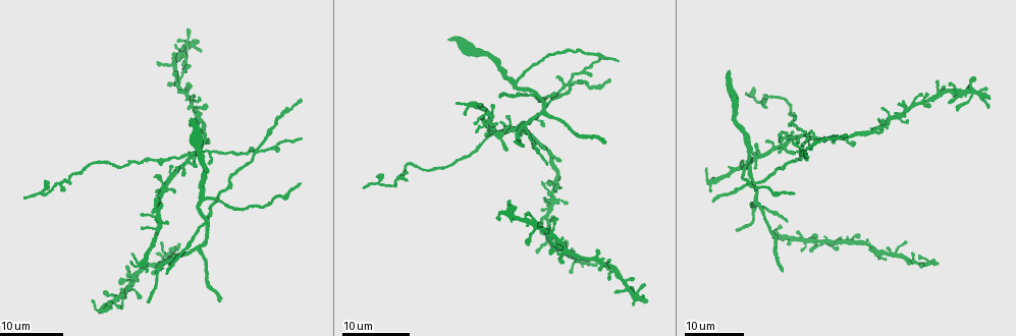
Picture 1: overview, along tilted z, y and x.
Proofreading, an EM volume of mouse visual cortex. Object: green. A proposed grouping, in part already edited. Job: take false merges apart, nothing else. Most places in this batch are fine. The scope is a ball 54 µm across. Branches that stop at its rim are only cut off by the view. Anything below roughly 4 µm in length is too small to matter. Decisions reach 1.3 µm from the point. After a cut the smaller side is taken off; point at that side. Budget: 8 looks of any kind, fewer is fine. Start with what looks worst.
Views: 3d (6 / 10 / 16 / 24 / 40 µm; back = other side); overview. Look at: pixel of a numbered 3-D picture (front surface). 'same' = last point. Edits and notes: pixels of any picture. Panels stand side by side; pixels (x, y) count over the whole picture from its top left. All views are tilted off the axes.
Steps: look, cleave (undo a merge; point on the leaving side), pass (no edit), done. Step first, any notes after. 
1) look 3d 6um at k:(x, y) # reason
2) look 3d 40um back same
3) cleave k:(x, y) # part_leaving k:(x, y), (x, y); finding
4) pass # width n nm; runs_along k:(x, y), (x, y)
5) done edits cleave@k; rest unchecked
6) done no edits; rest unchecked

look 3d 16um at 1:(567, 82) # looks like a crossing

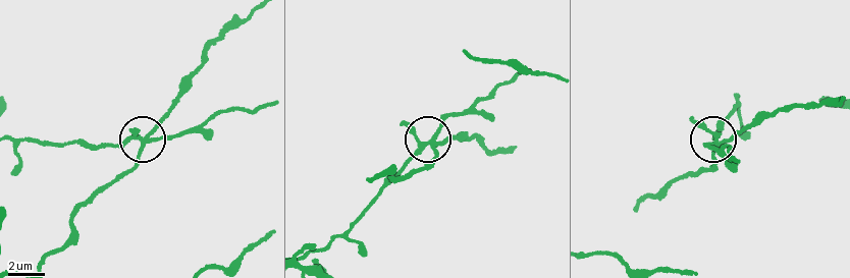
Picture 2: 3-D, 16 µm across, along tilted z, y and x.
look 3d 10um at 2:(433, 140)

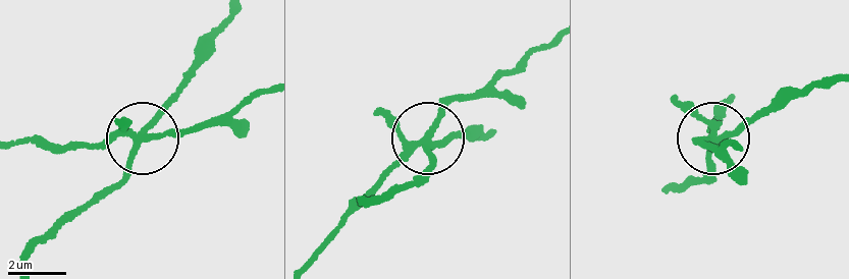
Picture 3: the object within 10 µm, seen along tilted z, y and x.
cleave 3:(128, 119) # arms 5; part_leaving 3:(136, 142), (114, 135), (64, 149), (16, 144); a second neuron is stuck on

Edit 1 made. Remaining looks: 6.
look 3d 16um at 1:(174, 257) # three arms meet

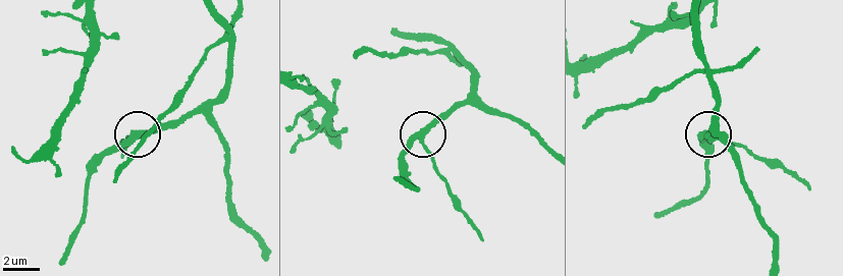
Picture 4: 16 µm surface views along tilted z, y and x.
look 3d 10um at 4:(133, 133)

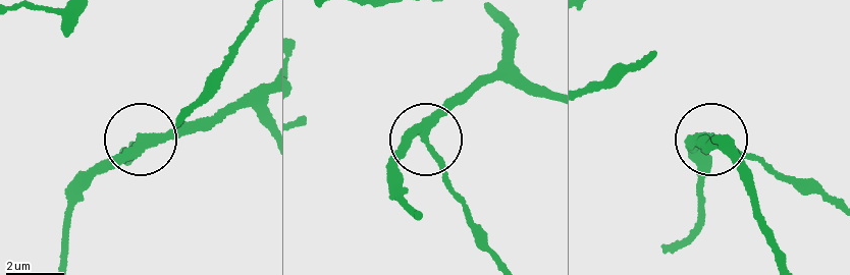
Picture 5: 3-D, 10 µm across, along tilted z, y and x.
pass # arms 3; runs_along 5:(494, 16), (505, 49), (444, 100), (428, 143), (470, 214); continuous, no second neuron

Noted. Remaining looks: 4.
look 3d 16um at 1:(206, 224) # four arms meet

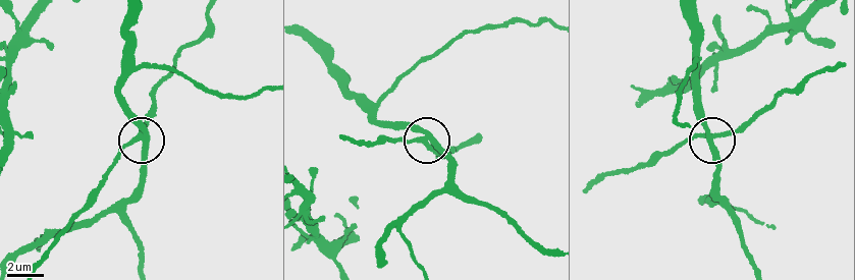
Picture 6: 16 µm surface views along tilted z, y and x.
look 3d 6um at 6:(710, 139)

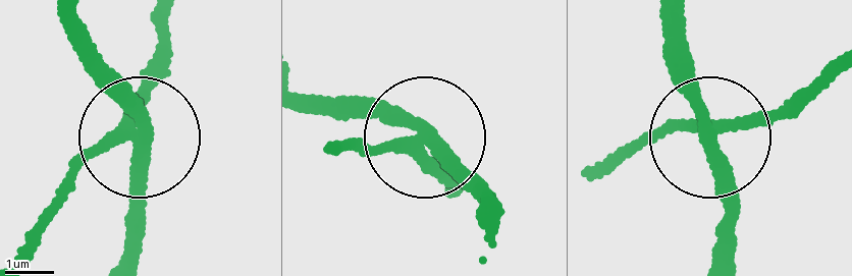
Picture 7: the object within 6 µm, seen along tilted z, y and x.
cleave 7:(134, 197) # side_arm 61 um; arms 4; a second neuron is stuck on

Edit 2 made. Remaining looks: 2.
done edits cleave@3, cleave@7; rest unchecked

